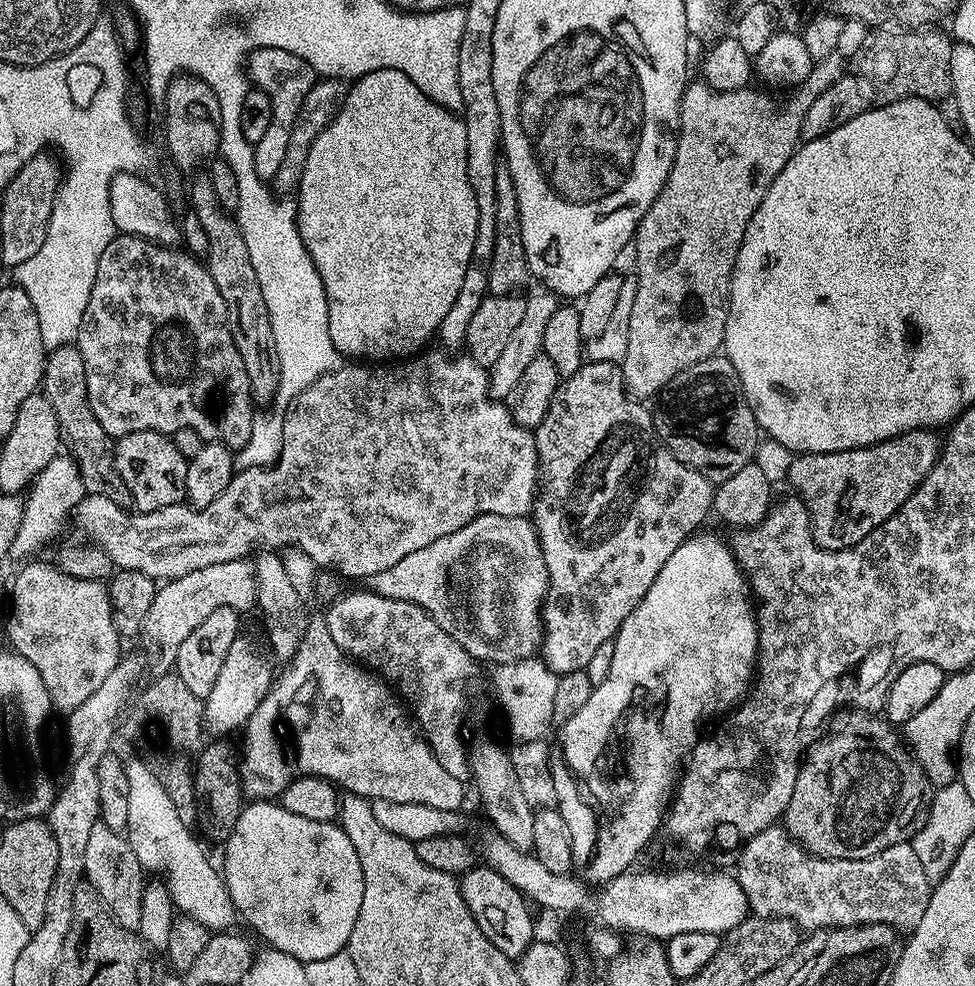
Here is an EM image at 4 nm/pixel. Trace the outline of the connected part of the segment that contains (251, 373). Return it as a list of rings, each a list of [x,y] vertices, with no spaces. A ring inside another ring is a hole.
[[[201,178],[201,180],[193,182],[190,208],[191,211],[198,214],[202,226],[206,230],[206,238],[210,238],[206,267],[210,278],[214,278],[214,286],[218,286],[218,294],[222,294],[222,302],[226,302],[228,329],[234,338],[234,346],[238,350],[238,354],[242,354],[242,366],[246,366],[246,378],[250,378],[252,399],[257,405],[271,405],[276,399],[276,391],[280,381],[280,367],[274,350],[274,330],[270,326],[270,314],[266,310],[266,301],[262,299],[262,286],[258,286],[258,274],[254,274],[254,266],[250,262],[250,250],[246,250],[246,238],[240,233],[235,219],[221,208],[218,194],[214,194],[211,180]]]

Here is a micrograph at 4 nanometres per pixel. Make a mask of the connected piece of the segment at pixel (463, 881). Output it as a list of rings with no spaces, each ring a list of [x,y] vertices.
[[[473,866],[459,877],[460,893],[474,918],[478,922],[478,930],[486,934],[486,938],[502,954],[509,958],[519,958],[530,947],[534,939],[532,933],[532,916],[528,913],[529,901],[515,888],[502,878],[493,868]]]

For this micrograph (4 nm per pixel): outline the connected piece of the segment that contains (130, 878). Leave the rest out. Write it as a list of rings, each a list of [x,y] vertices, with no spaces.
[[[98,822],[90,830],[86,845],[86,866],[84,874],[90,886],[100,896],[115,923],[123,928],[139,929],[142,918],[142,894],[146,883],[146,873],[140,867],[134,850],[130,850],[127,839],[121,833],[110,830],[110,826]]]

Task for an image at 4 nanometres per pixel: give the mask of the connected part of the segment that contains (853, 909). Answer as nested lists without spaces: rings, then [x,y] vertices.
[[[773,826],[746,841],[736,858],[734,875],[746,894],[749,909],[758,916],[781,916],[793,920],[802,930],[889,924],[901,934],[911,934],[918,922],[922,922],[922,914],[926,914],[933,889],[922,862],[918,862],[918,854],[914,854],[908,842],[890,846],[865,860],[827,860],[807,852],[783,827]]]

